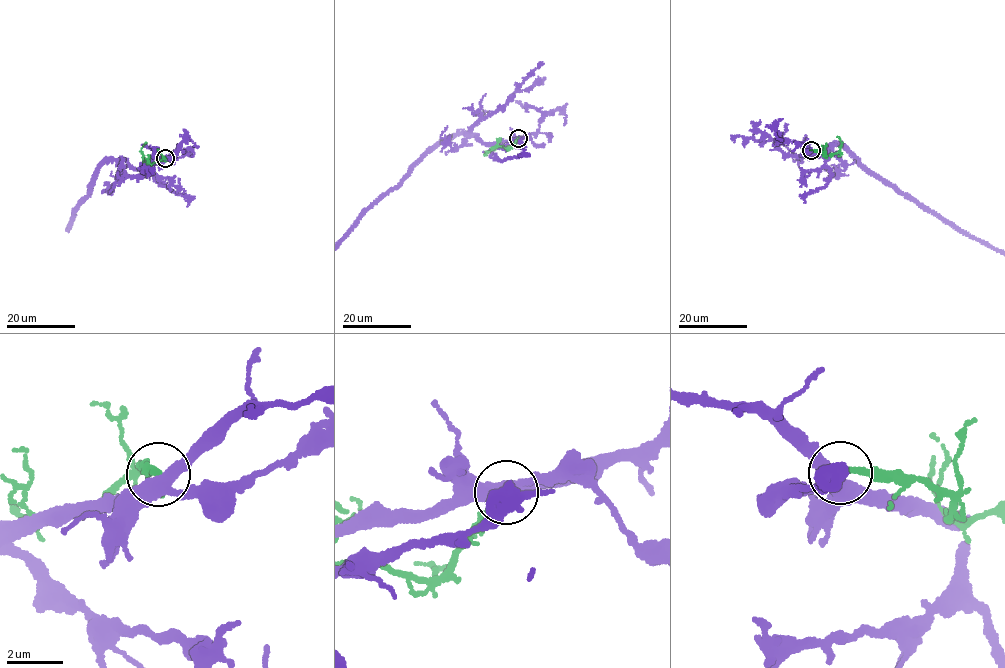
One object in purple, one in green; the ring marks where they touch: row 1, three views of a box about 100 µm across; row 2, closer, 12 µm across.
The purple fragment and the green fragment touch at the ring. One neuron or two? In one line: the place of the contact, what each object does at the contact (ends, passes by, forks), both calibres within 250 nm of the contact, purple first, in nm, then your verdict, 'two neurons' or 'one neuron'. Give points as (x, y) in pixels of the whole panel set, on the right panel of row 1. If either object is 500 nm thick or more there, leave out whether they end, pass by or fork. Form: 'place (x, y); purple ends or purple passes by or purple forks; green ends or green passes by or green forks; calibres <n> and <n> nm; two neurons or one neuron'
place (811, 150); purple forks; green ends; calibres 400 and 240 nm; two neurons

